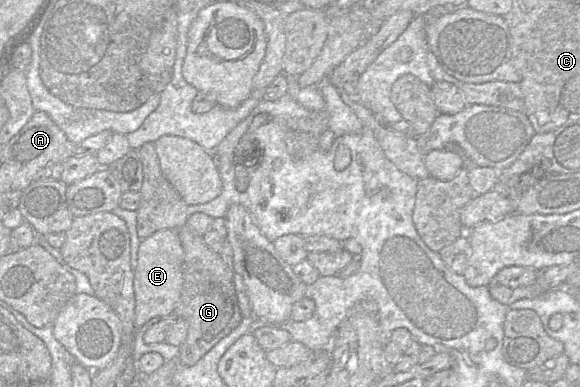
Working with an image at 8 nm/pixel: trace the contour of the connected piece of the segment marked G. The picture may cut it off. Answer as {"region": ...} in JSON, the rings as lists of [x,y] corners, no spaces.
{"region":[[[186,224],[177,232],[184,250],[184,284],[174,313],[188,323],[188,334],[180,345],[179,360],[182,365],[192,366],[231,333],[244,317],[237,300],[233,270],[205,243],[203,236],[193,233]]]}

